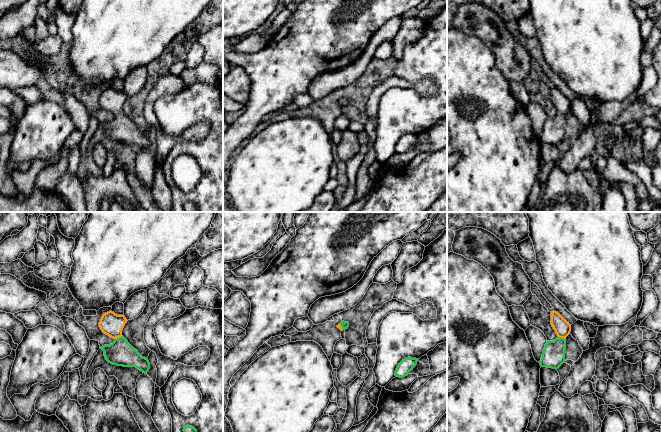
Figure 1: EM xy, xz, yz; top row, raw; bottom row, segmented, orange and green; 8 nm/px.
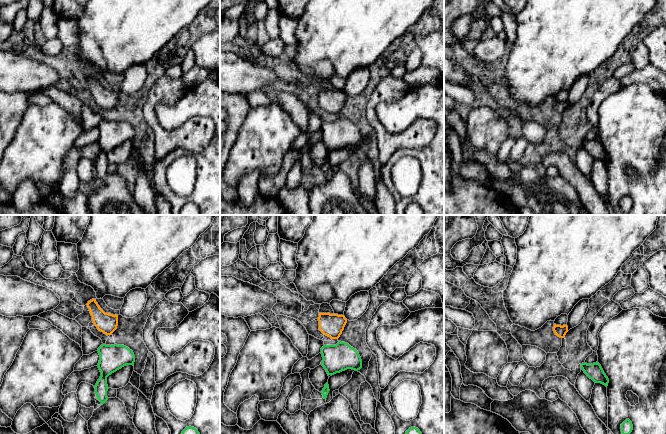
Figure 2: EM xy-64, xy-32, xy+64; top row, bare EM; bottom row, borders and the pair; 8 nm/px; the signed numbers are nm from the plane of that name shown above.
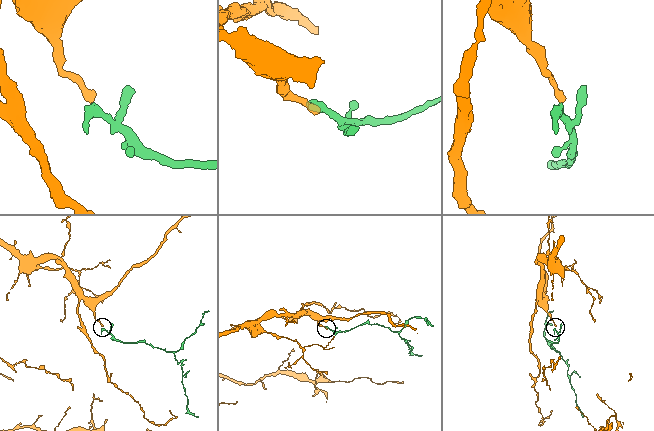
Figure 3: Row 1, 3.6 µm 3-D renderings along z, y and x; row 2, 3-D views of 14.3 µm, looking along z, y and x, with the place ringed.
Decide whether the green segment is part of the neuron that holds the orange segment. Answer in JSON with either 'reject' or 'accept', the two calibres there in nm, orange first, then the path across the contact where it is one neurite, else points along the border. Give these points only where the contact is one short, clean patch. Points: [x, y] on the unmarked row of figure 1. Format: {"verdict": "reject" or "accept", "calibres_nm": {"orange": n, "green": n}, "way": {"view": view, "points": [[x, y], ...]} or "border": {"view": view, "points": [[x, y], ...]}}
{"verdict": "accept", "calibres_nm": {"orange": 190, "green": 200}, "way": {"view": "xy", "points": [[111, 100], [118, 113], [120, 128]]}}

